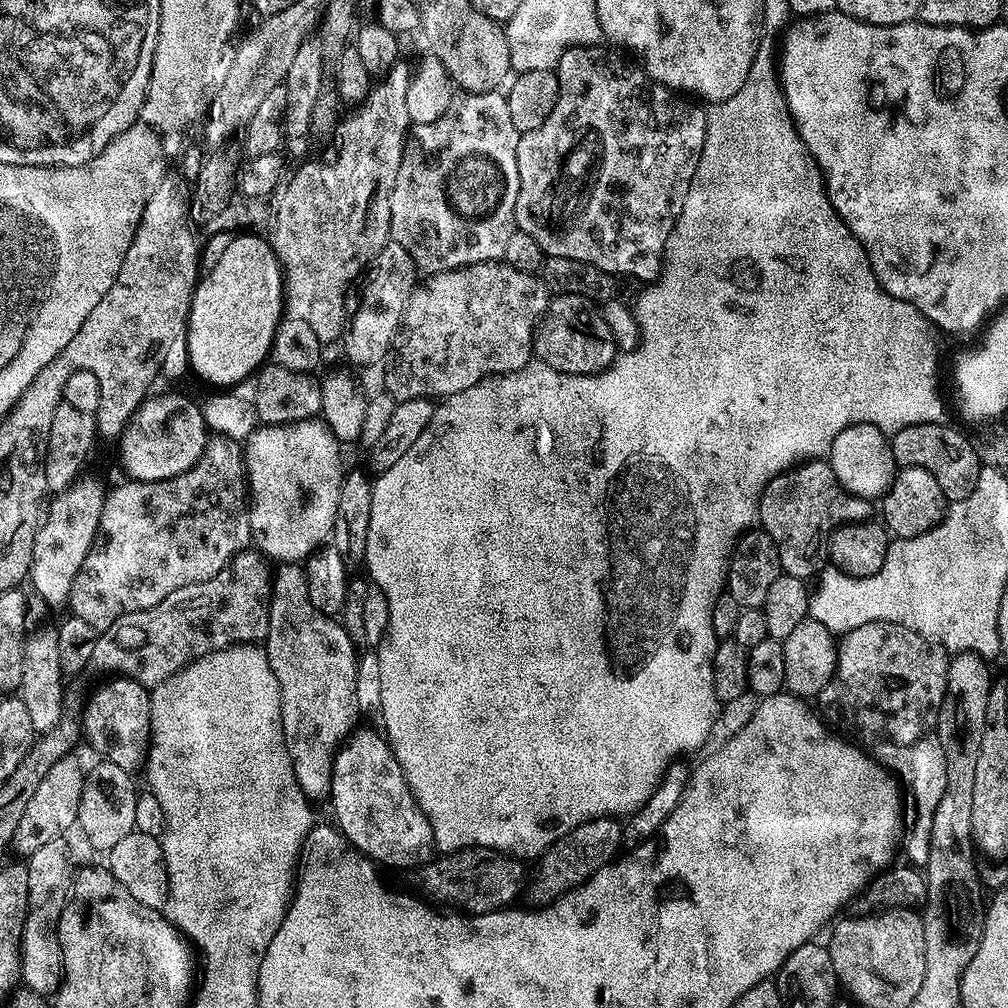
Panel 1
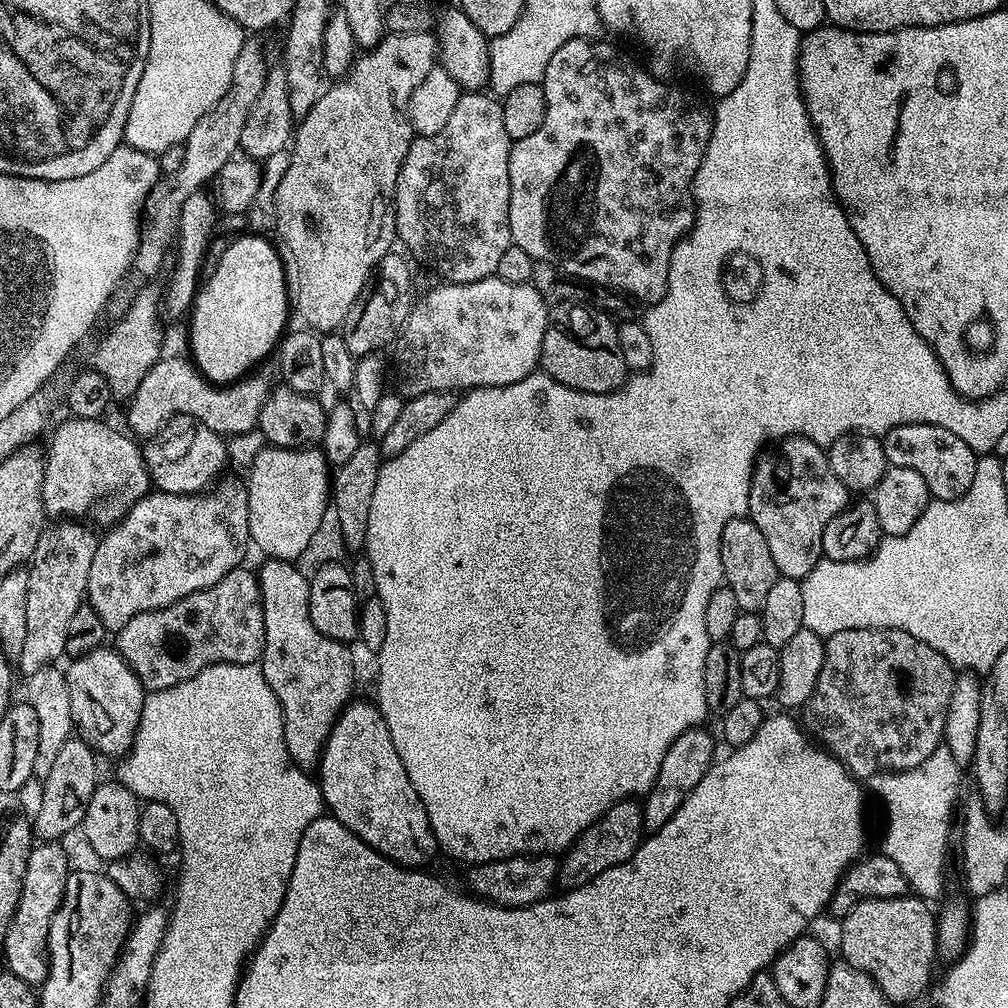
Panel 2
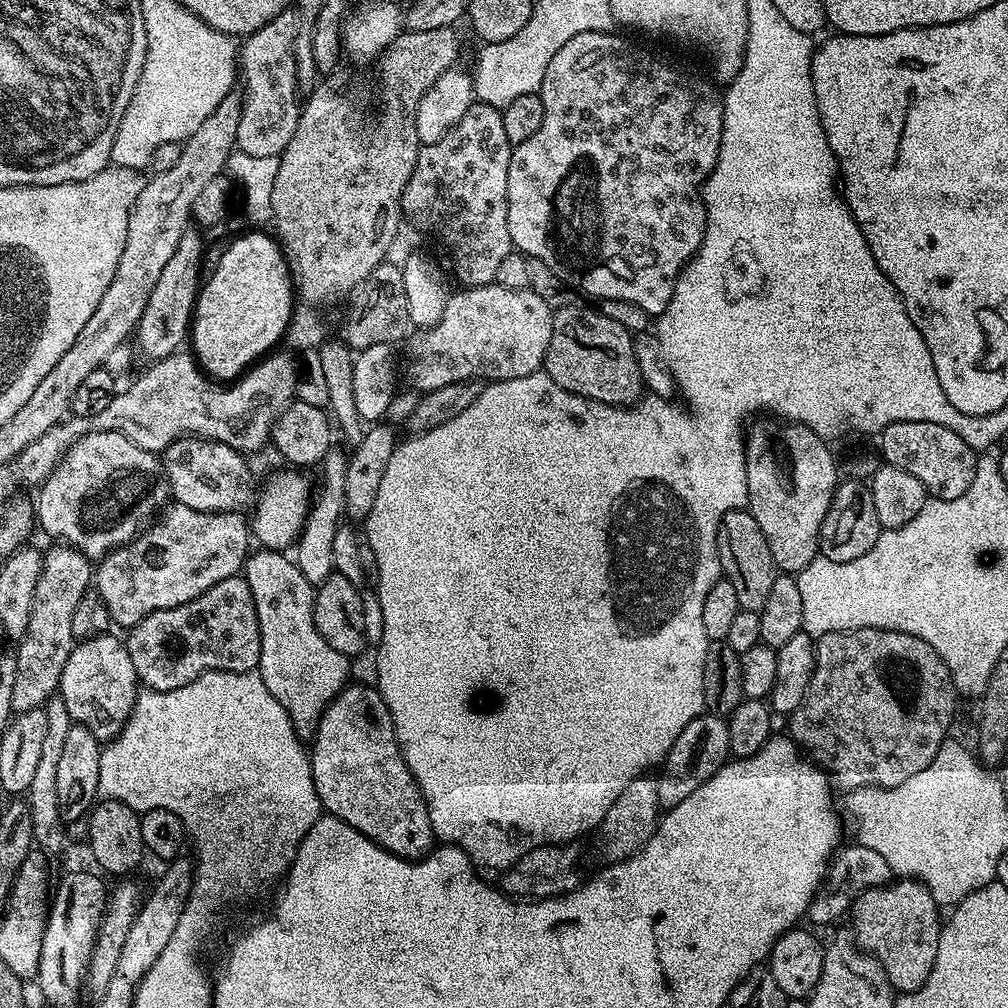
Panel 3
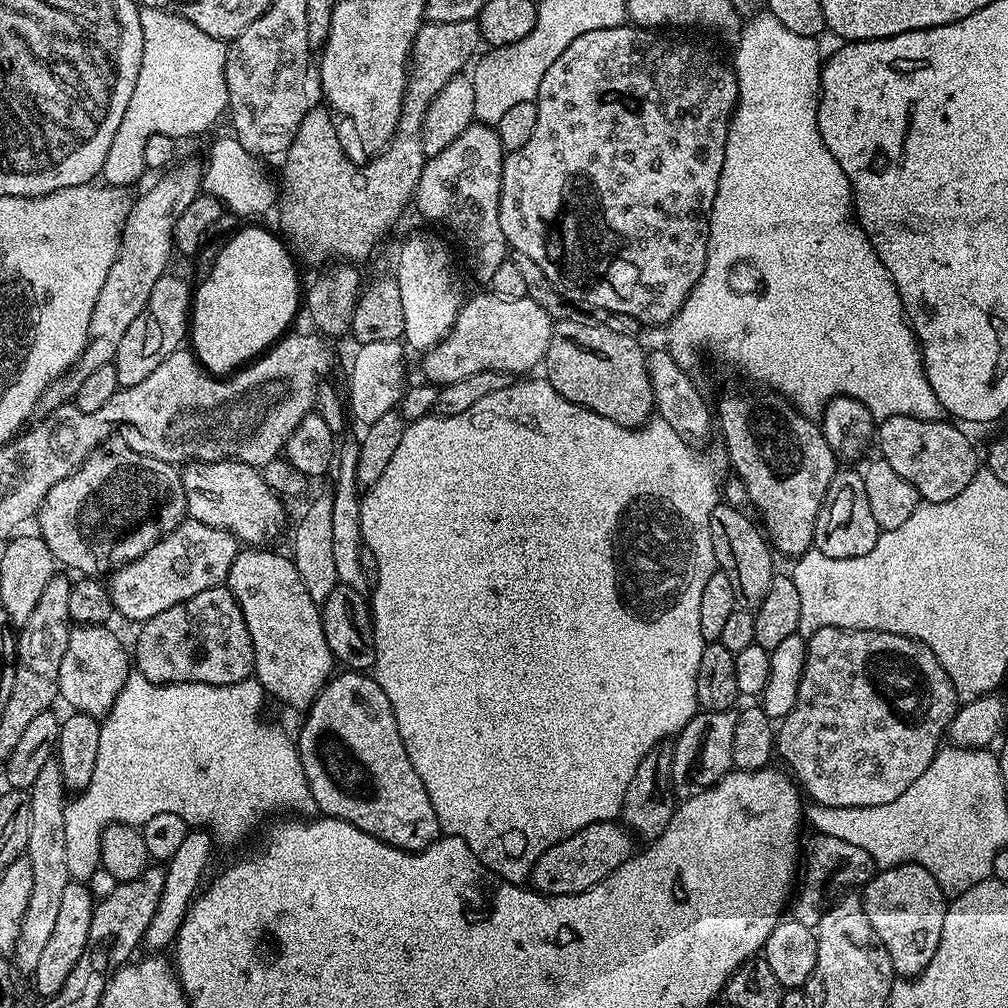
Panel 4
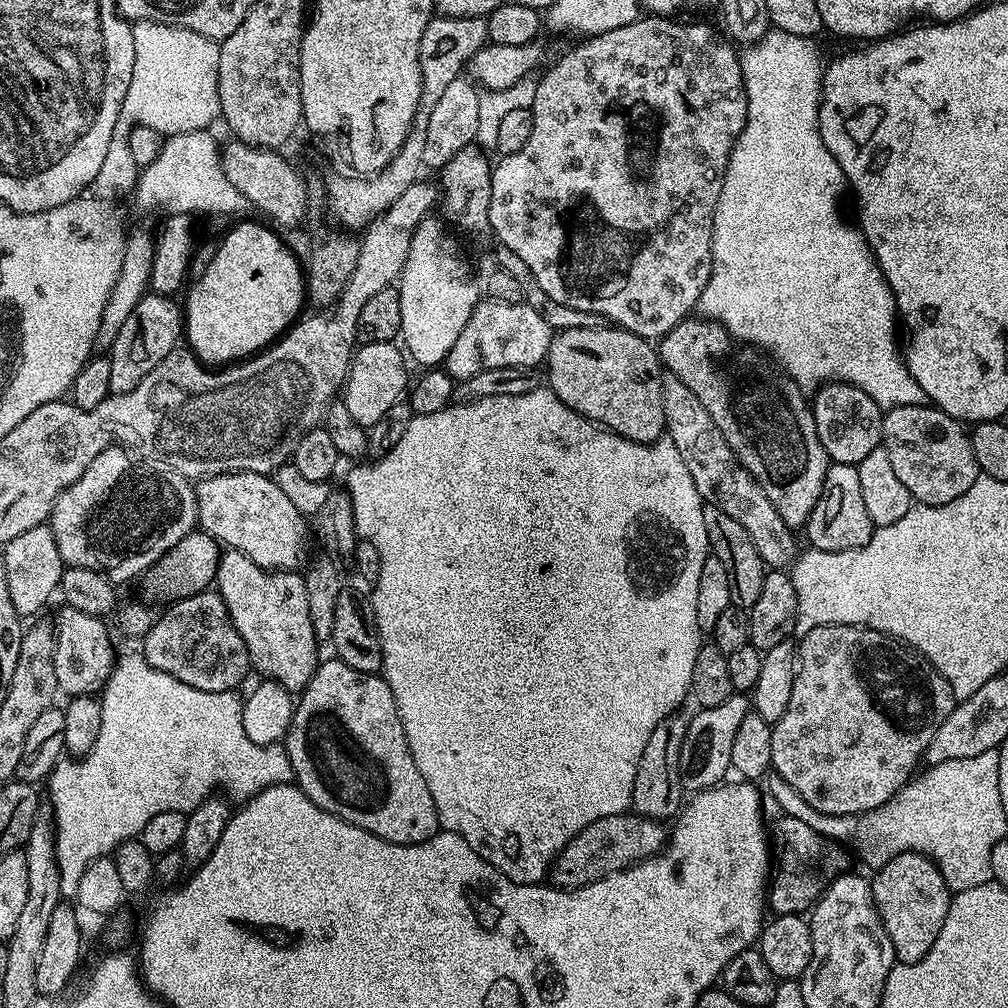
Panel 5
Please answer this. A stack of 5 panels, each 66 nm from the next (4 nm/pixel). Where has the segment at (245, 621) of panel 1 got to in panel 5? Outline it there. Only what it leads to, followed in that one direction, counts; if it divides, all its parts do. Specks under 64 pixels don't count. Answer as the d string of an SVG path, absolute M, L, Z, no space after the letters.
M205 590L193 596L169 603L164 613L152 621L150 630L142 637L142 654L154 670L194 686L194 690L207 692L230 692L239 689L239 684L250 673L246 642L234 626L226 610L226 602L219 591Z

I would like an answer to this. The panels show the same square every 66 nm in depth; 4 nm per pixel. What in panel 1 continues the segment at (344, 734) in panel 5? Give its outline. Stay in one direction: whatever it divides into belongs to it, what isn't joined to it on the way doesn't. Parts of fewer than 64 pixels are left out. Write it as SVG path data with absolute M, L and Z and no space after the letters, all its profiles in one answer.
M357 727L340 746L332 764L330 789L332 812L336 815L334 824L351 847L377 865L385 869L416 870L433 863L437 855L436 839L402 774L402 766L398 766L398 758L394 758L392 747L377 729L376 732L372 728Z

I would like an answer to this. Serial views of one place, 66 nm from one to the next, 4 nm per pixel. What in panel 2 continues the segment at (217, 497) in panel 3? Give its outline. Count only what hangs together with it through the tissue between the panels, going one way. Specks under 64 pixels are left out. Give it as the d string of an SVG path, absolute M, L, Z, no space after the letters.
M173 416L155 436L147 437L142 451L155 487L170 494L200 494L211 489L229 463L225 437L190 416Z

